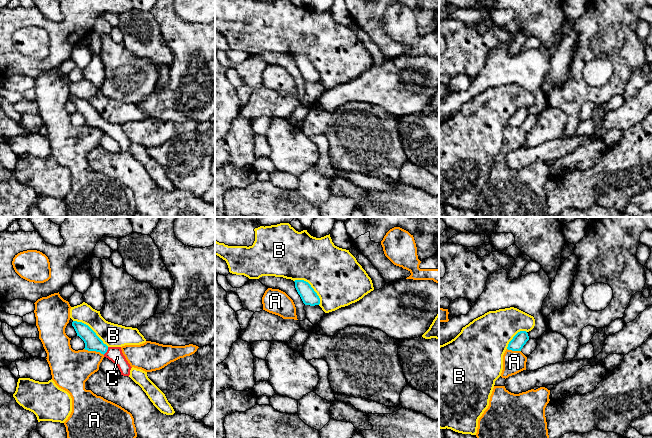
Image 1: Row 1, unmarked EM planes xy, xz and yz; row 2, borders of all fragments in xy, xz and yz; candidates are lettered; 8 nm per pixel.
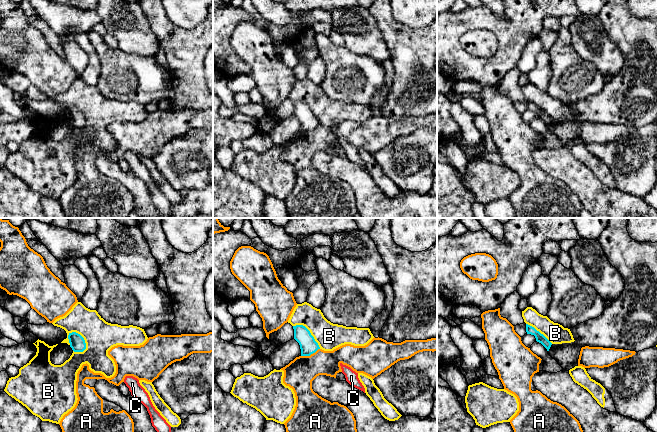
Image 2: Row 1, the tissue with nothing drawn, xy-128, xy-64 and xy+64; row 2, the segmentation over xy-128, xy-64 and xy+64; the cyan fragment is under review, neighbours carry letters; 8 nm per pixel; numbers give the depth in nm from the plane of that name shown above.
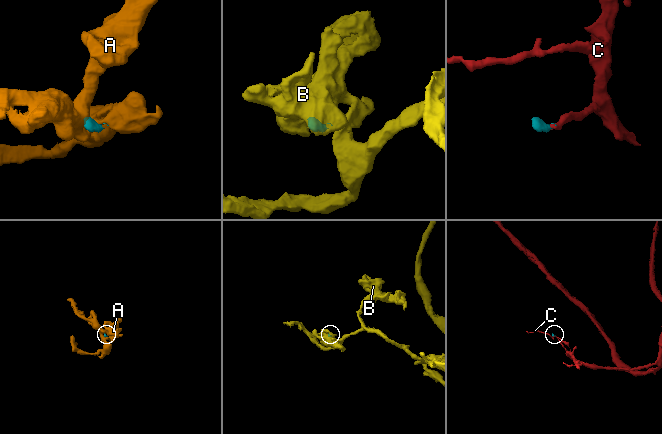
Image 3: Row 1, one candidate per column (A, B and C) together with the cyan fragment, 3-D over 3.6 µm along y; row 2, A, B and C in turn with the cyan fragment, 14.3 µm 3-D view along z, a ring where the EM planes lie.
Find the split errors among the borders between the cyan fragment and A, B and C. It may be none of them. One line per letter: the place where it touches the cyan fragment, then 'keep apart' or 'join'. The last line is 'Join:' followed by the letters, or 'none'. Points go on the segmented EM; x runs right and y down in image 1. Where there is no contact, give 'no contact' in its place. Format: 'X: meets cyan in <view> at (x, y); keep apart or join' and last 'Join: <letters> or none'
A: meets cyan in xy at (94, 350); keep apart
B: meets cyan in xy at (91, 329); keep apart
C: meets cyan in xy at (106, 351); join
Join: C

